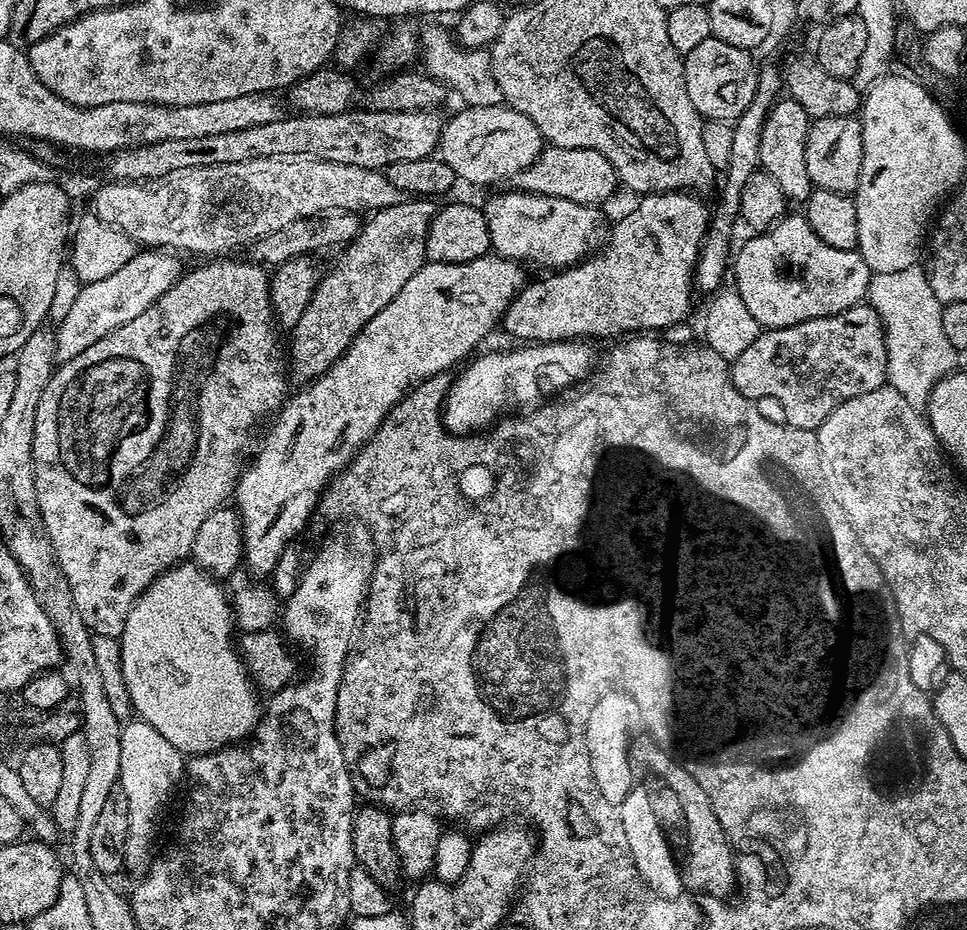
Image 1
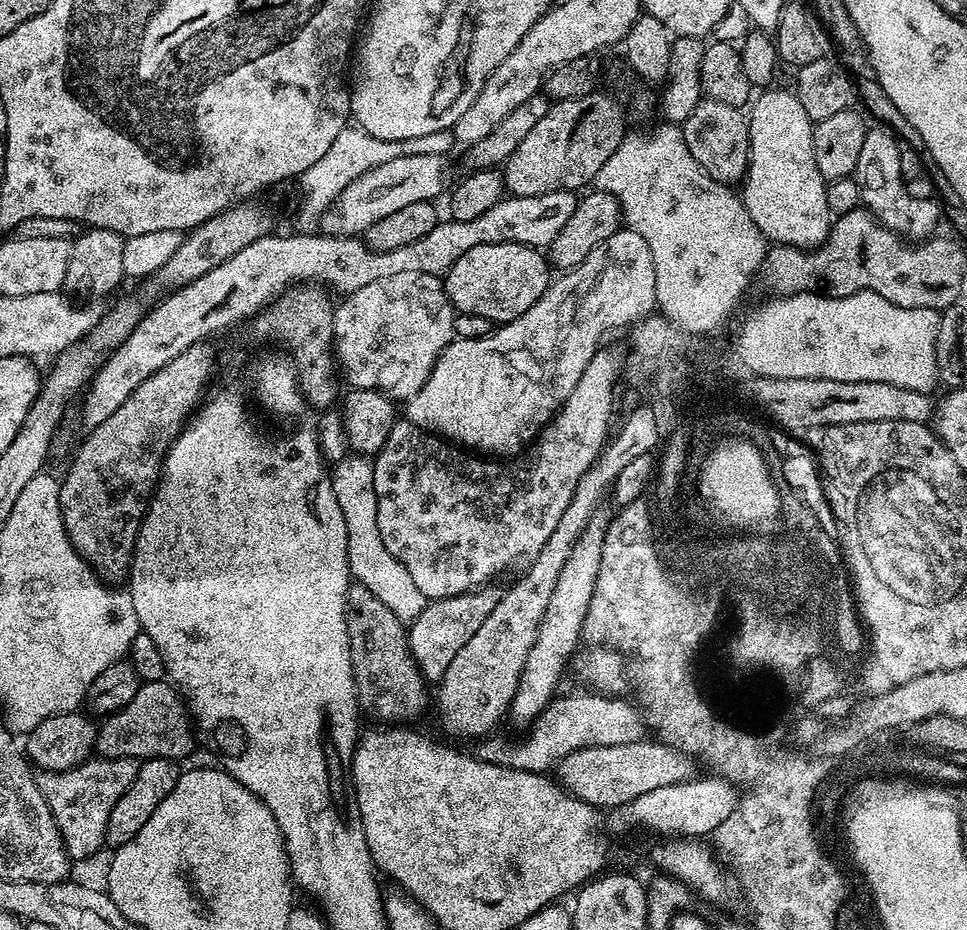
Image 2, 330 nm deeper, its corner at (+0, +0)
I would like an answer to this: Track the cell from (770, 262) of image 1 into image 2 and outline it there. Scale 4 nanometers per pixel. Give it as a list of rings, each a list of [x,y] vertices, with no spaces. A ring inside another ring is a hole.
[[[764,90],[759,93],[760,96],[751,101],[750,109],[747,113],[748,118],[748,172],[745,174],[742,181],[742,199],[744,208],[750,214],[750,218],[754,222],[754,226],[758,228],[761,234],[764,235],[765,241],[771,242],[776,246],[787,246],[789,248],[798,248],[801,250],[811,250],[817,248],[822,241],[828,237],[828,232],[832,229],[834,217],[828,203],[826,202],[826,190],[828,184],[820,176],[818,164],[814,162],[814,142],[812,141],[812,130],[814,121],[806,114],[806,110],[802,110],[802,104],[798,102],[795,91],[788,90],[788,92],[768,92],[772,90]]]

